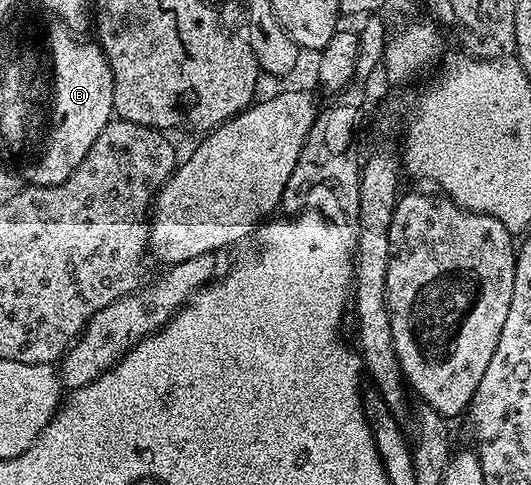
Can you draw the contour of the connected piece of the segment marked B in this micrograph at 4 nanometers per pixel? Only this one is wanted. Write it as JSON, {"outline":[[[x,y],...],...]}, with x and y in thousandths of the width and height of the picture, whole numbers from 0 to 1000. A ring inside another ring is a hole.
{"outline":[[[115,45],[109,47],[109,66],[100,68],[100,105],[94,113],[100,124],[100,132],[96,130],[96,144],[102,153],[98,169],[105,175],[107,192],[105,272],[100,272],[102,297],[92,305],[92,318],[83,336],[66,355],[66,363],[62,363],[62,355],[55,355],[55,363],[62,367],[62,384],[117,379],[145,348],[149,334],[156,334],[156,326],[164,326],[164,309],[171,309],[171,301],[179,301],[179,285],[186,285],[186,276],[194,276],[194,260],[202,260],[205,249],[215,245],[213,155],[205,124],[190,105],[188,89],[166,91],[156,80],[160,78],[147,78],[132,66]]]}

